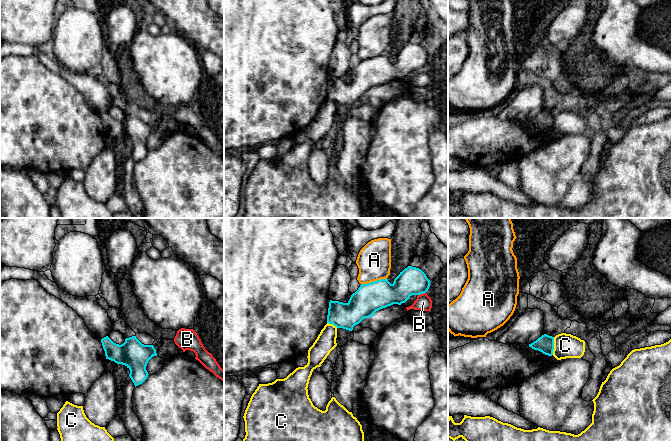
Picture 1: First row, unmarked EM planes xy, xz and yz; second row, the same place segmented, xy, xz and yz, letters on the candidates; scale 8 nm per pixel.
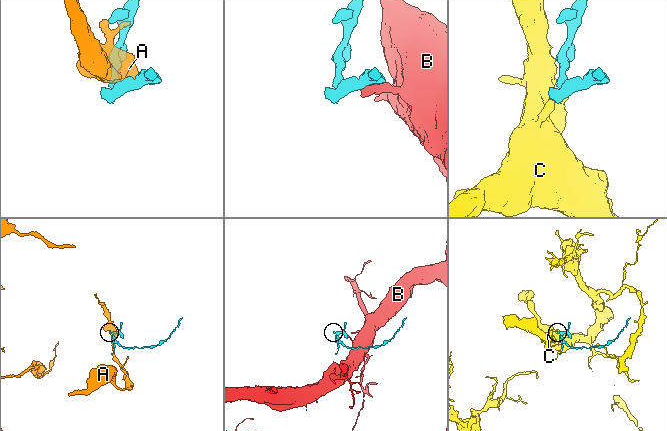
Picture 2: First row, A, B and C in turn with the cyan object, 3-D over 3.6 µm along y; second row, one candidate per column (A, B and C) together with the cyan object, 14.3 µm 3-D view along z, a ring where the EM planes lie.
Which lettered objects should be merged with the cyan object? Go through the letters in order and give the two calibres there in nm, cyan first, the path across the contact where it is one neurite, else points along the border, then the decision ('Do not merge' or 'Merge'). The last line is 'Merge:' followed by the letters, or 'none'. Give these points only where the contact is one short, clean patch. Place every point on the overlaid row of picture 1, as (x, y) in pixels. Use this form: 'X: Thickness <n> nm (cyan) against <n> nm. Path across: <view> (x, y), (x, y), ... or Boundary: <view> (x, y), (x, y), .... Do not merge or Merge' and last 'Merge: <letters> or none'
A: Thickness 240 nm (cyan) against 280 nm. Do not merge
B: Thickness 220 nm (cyan) against 130 nm. Do not merge
C: Thickness 140 nm (cyan) against 190 nm. Boundary: yz (554, 337), (552, 354). Do not merge
Merge: none

